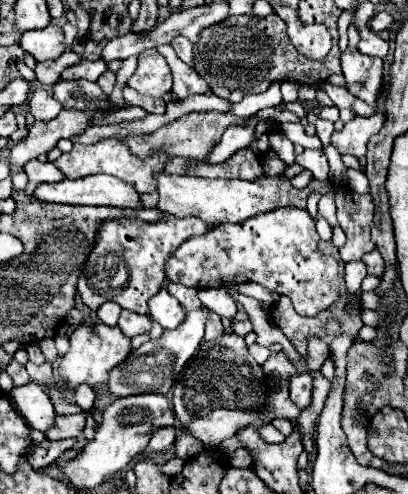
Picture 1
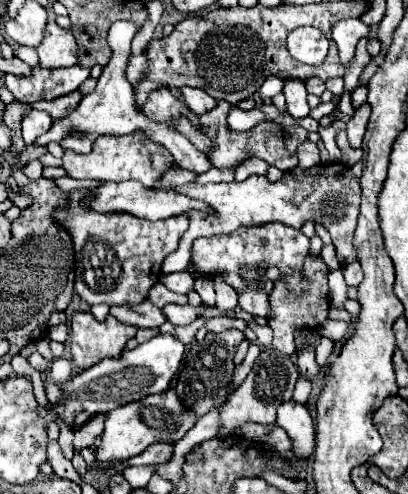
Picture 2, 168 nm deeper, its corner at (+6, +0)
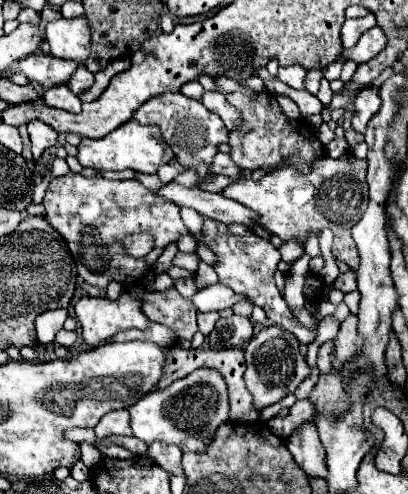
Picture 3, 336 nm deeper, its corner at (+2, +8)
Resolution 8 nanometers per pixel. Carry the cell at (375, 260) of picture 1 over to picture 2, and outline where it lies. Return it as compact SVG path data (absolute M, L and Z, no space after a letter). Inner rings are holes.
M358 260L348 264L348 266L344 266L344 278L346 278L348 286L358 286L362 282L362 268L360 268Z

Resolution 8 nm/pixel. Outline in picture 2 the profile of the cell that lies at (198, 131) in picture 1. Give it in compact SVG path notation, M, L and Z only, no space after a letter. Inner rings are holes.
M220 100L216 104L216 108L212 112L206 112L204 116L198 116L200 120L200 128L202 132L212 140L212 150L208 152L208 158L210 162L216 166L216 168L228 168L228 166L238 166L246 154L256 154L258 158L266 160L270 166L276 166L280 170L292 170L296 164L298 164L298 158L292 156L286 146L284 146L284 138L282 138L282 130L278 124L266 120L266 122L260 122L258 126L246 130L246 132L230 132L228 130L228 124L226 124L226 114L230 110L230 104L224 104L224 100Z

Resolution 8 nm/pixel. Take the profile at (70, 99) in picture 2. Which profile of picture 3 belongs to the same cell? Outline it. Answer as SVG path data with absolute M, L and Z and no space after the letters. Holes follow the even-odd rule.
M60 86L60 88L48 88L48 90L44 92L44 104L50 106L50 108L60 108L60 110L78 114L82 102L80 102L80 98L78 98L76 94L72 94L66 86Z

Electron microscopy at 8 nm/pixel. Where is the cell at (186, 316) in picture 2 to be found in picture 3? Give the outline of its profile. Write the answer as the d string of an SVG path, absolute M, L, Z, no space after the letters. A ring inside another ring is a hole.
M212 284L202 288L194 298L194 306L200 312L210 312L210 310L224 310L224 308L232 308L238 300L244 300L246 296L240 296L236 292L232 292L232 288L224 286L224 284Z

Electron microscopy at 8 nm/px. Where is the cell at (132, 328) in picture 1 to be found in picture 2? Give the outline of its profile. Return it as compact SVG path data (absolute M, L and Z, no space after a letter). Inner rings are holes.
M142 302L138 306L112 306L110 314L122 324L130 324L136 328L158 328L166 322L162 310L152 302Z

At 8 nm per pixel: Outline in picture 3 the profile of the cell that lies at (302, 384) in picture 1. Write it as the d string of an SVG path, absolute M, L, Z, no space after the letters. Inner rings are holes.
M314 424L300 426L288 440L288 450L292 452L296 464L306 472L310 478L324 478L328 476L328 468L324 464L324 448L320 444L318 432Z

